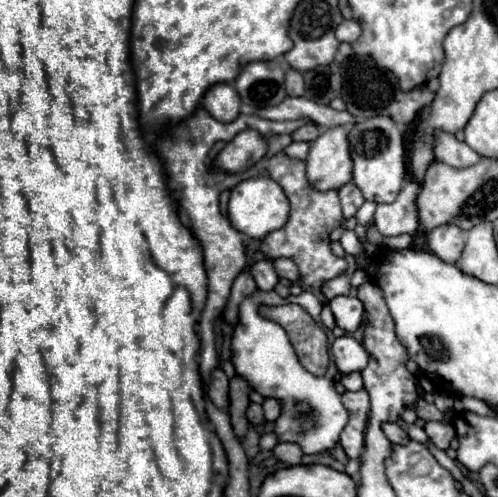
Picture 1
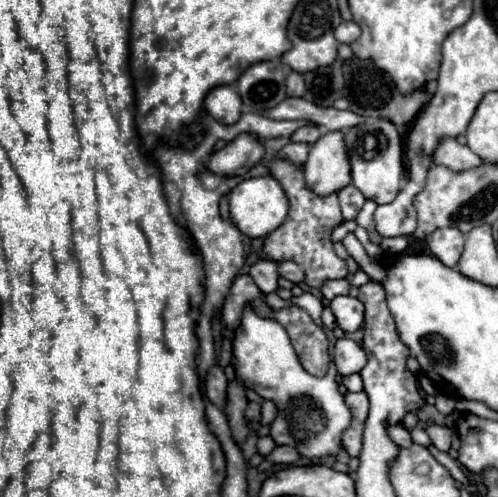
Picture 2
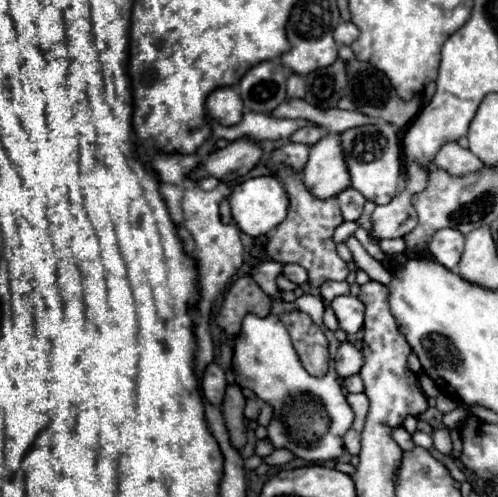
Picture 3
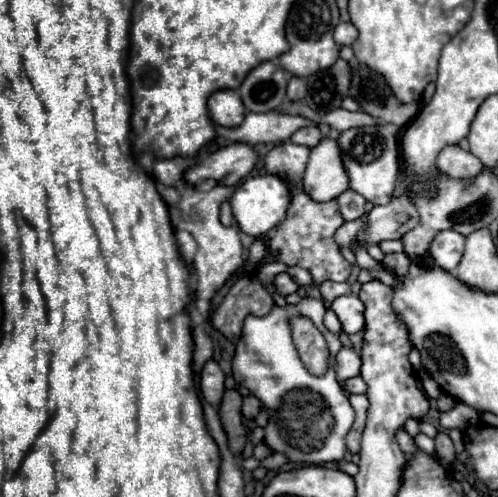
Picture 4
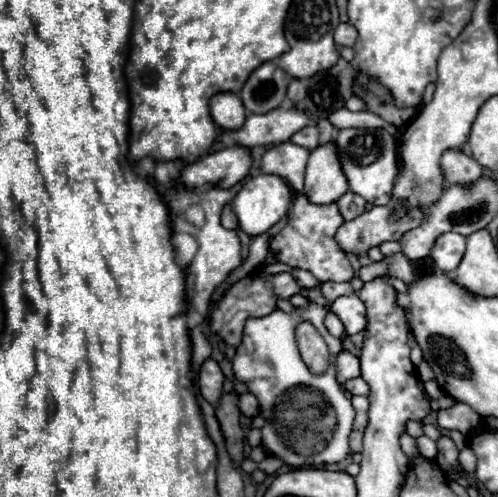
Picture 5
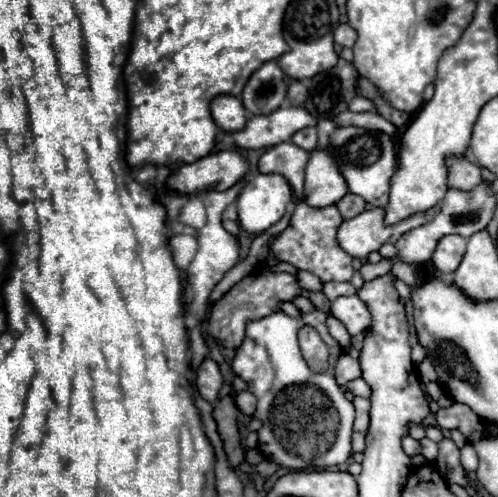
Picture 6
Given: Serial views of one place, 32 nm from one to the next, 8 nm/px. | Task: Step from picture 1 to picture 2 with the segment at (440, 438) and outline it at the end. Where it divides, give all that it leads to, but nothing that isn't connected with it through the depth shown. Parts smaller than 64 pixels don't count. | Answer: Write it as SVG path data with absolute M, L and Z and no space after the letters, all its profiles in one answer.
M428 424L426 428L432 444L442 450L442 452L448 452L450 450L450 438L454 434L454 428L452 426L440 426L440 424Z

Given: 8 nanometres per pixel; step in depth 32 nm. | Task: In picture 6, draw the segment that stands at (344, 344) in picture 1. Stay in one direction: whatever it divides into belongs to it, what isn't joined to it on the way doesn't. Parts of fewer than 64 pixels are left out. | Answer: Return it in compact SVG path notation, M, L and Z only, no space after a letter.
M342 352L336 364L336 382L344 386L346 382L354 380L360 376L360 364L356 358L352 358L348 352Z

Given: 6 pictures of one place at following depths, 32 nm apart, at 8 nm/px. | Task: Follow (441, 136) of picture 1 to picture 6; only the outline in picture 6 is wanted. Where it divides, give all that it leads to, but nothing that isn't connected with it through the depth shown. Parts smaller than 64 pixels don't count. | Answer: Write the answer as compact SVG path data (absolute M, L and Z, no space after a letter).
M446 156L448 166L448 186L458 190L472 190L482 182L480 166L470 162L466 156Z

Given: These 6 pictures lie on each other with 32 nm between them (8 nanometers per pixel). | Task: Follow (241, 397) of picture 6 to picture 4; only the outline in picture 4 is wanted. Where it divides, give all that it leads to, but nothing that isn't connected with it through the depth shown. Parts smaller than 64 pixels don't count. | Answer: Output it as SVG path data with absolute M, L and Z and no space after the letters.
M246 396L246 398L244 398L242 412L244 412L244 416L246 416L246 418L254 420L254 418L258 416L258 412L260 412L260 400L258 400L258 398L254 398L254 396Z

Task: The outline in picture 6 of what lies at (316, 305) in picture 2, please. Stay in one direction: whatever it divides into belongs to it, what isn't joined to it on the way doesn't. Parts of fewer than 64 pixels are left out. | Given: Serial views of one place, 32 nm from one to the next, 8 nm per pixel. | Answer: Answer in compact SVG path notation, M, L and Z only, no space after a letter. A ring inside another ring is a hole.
M314 308L312 312L300 312L298 318L286 316L284 312L274 312L266 318L260 320L250 320L246 326L246 336L236 350L232 368L234 374L240 376L246 384L248 390L254 394L254 382L256 382L256 418L264 422L260 428L260 450L270 458L276 460L280 466L292 468L292 470L304 470L304 468L328 468L328 466L338 466L344 464L352 456L352 446L350 446L350 436L352 436L352 422L354 422L354 406L350 400L346 400L342 386L336 384L334 380L334 364L342 352L342 346L328 334L326 328L326 312L320 308ZM310 324L318 330L322 340L330 346L330 368L322 374L316 374L308 368L308 364L302 358L302 352L296 342L296 332L304 326Z

